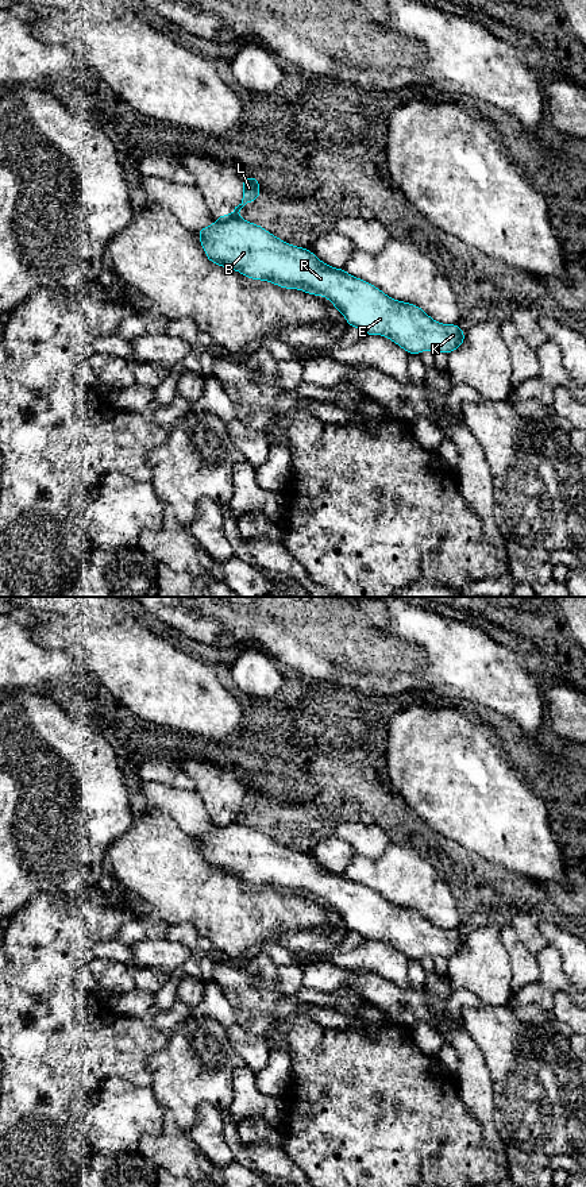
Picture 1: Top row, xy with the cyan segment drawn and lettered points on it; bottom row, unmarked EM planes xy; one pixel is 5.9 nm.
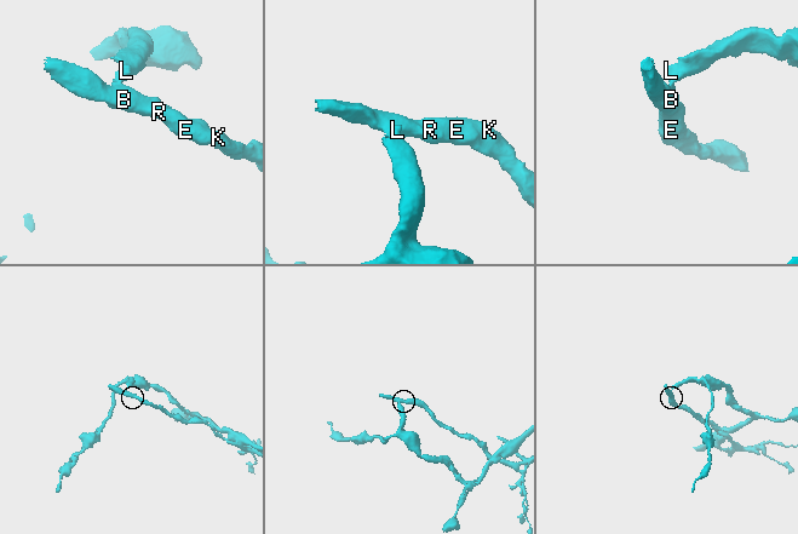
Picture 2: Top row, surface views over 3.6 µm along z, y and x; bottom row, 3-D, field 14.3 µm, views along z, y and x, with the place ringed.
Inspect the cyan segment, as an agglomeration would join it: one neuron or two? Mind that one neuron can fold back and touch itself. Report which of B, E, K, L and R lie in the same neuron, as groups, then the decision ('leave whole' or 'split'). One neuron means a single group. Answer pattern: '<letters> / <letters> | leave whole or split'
B E K R / L | split

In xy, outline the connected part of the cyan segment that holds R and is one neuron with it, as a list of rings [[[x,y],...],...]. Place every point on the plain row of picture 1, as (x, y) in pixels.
[[[240,822],[197,835],[208,866],[250,885],[269,886],[328,903],[350,932],[382,940],[419,960],[424,955],[450,959],[464,947],[458,929],[435,926],[420,912],[394,905],[370,887],[332,872],[311,855],[289,849],[262,830]]]

